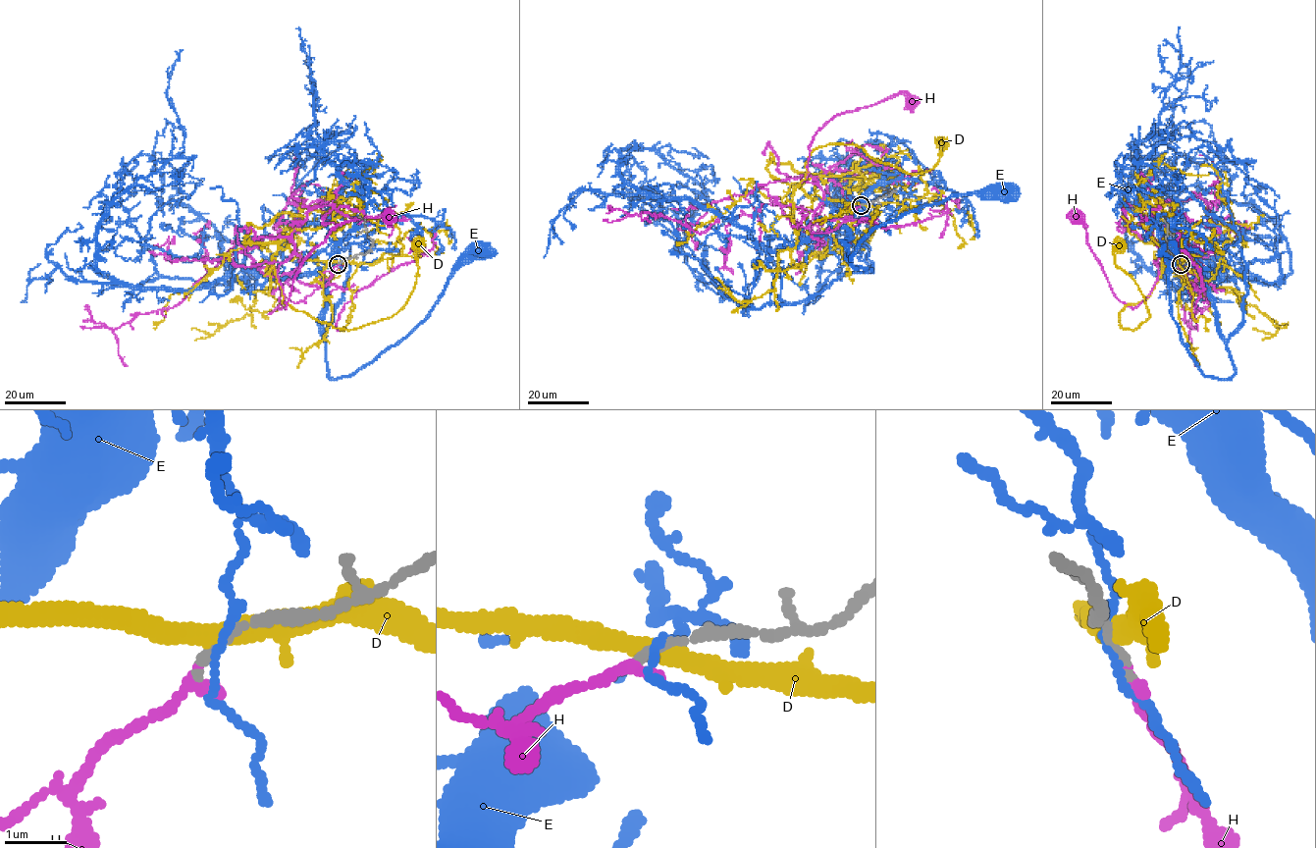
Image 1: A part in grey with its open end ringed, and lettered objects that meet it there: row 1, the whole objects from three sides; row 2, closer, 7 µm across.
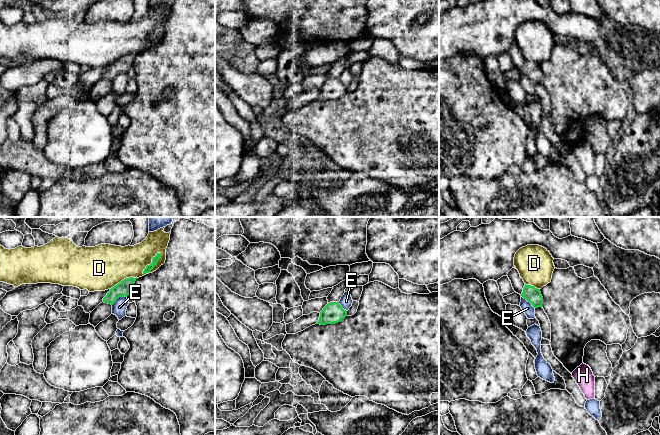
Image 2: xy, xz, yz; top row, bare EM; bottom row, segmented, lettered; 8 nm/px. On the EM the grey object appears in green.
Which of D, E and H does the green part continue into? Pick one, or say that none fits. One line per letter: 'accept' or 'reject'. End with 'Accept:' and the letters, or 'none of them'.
D: reject
E: reject
H: accept
Accept: H

